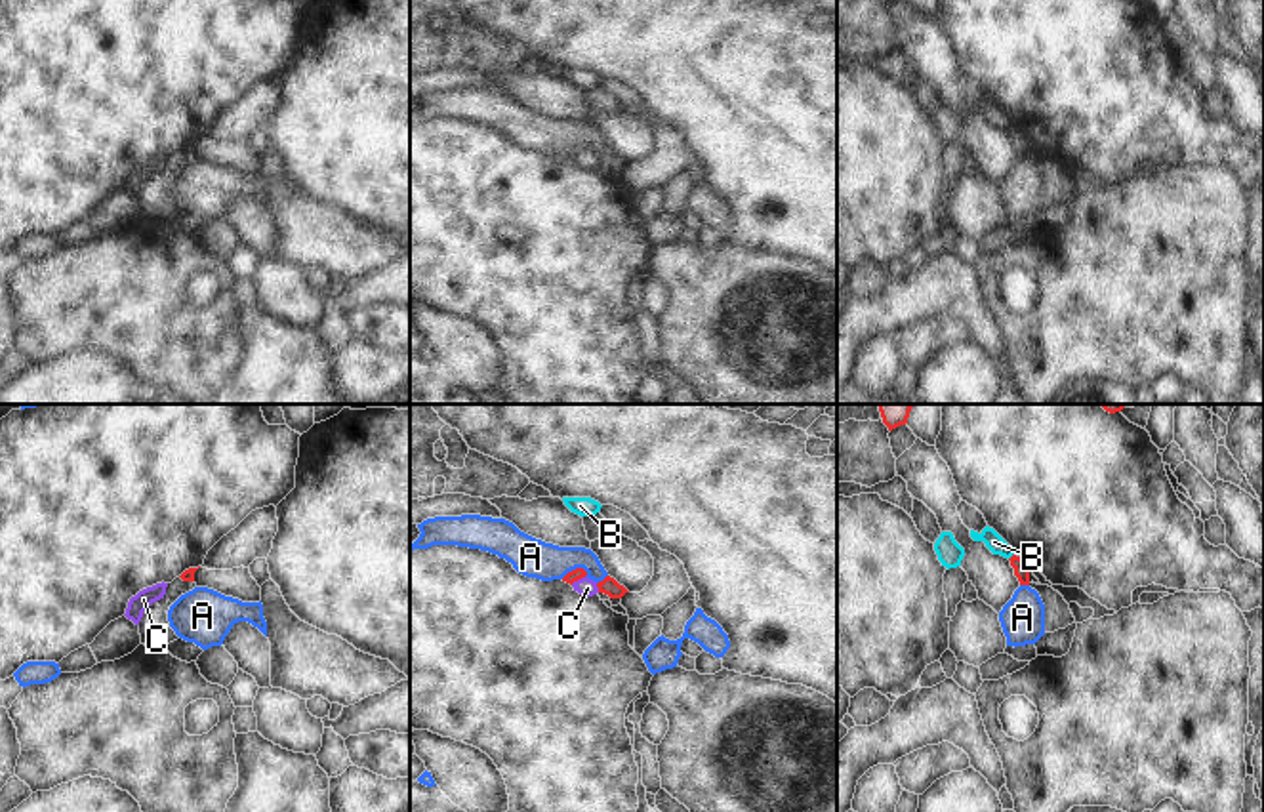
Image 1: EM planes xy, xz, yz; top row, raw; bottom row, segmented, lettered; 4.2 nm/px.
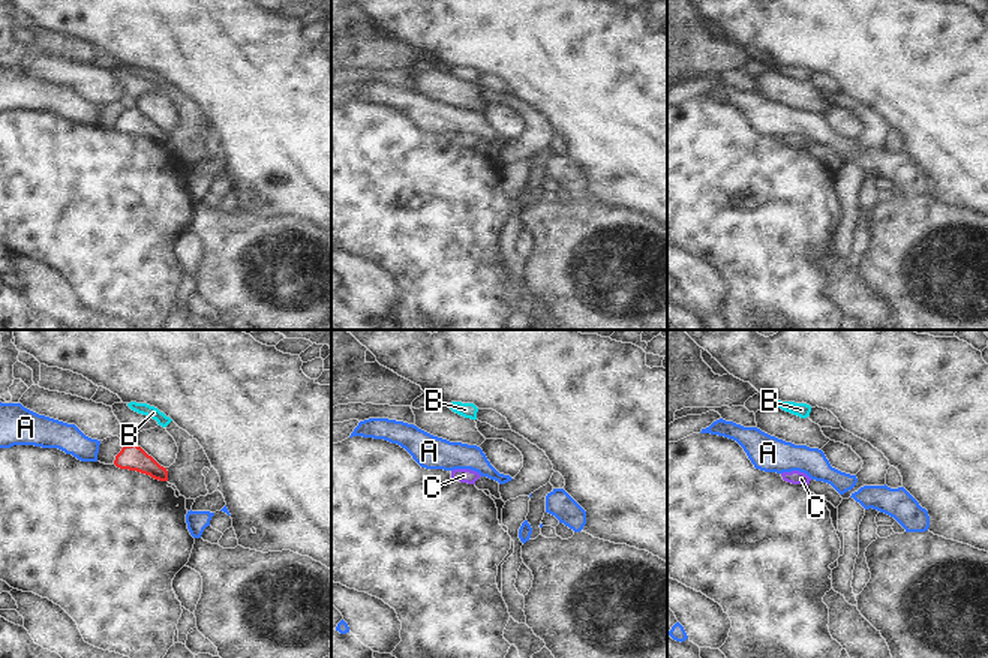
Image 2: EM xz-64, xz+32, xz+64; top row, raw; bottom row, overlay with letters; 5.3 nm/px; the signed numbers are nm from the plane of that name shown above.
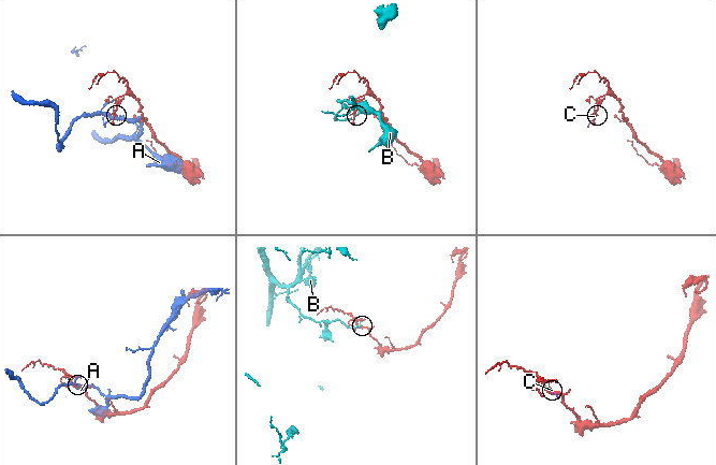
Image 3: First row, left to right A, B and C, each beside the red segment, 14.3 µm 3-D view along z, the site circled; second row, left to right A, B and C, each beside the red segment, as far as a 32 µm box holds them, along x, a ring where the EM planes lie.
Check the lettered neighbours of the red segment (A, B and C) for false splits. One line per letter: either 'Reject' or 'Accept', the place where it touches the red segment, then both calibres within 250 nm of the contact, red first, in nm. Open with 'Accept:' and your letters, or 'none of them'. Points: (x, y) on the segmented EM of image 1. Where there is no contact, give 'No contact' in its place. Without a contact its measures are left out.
Accept: none of them
A: Reject. Touches red at xz (576, 568). Thickness 50 nm (red) against 160 nm
B: Reject. Touches red at yz (1011, 557). Thickness 70 nm (red) against 80 nm
C: Reject. Touches red at xz (576, 580). Thickness 50 nm (red) against 80 nm

